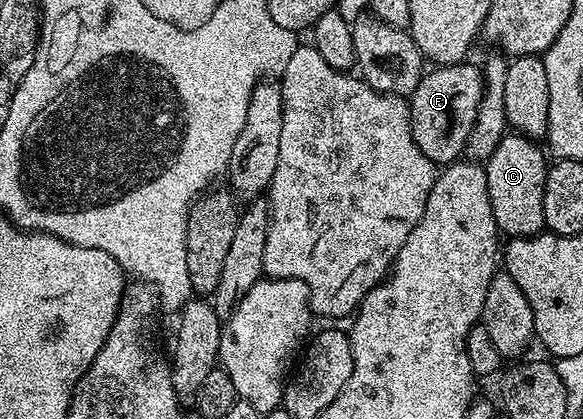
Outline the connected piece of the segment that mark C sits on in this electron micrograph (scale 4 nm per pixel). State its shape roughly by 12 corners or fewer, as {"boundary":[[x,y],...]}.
{"boundary":[[507,134],[485,161],[499,233],[537,236],[547,153]]}

